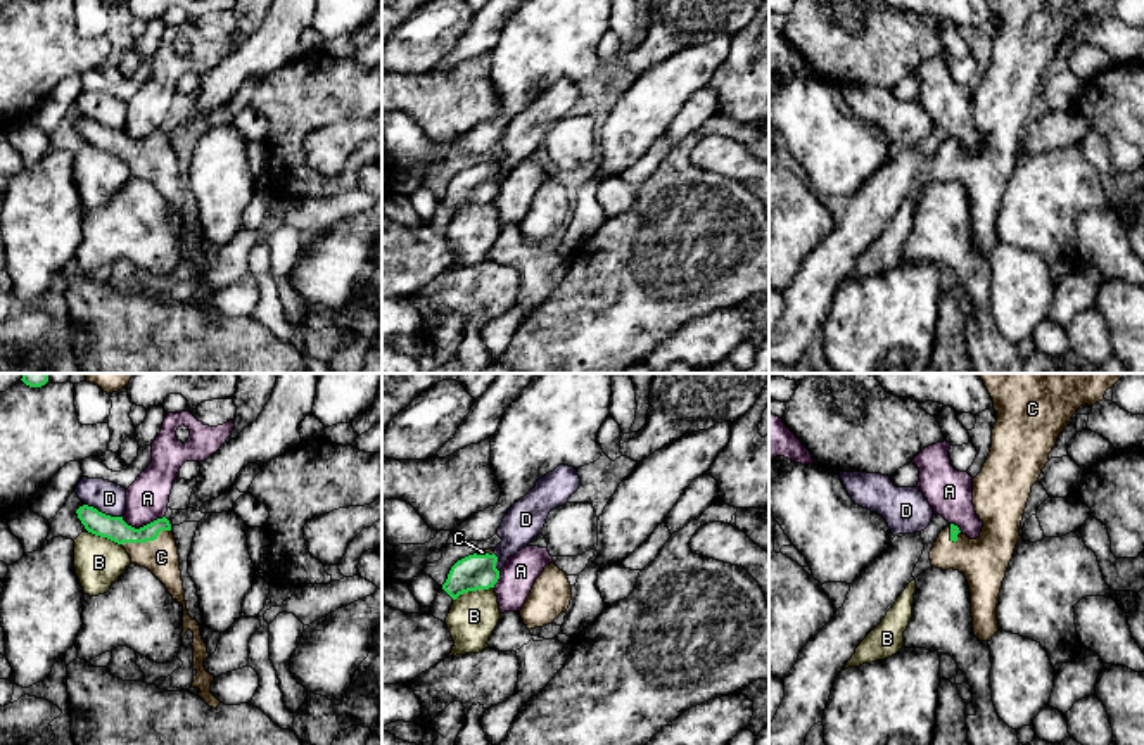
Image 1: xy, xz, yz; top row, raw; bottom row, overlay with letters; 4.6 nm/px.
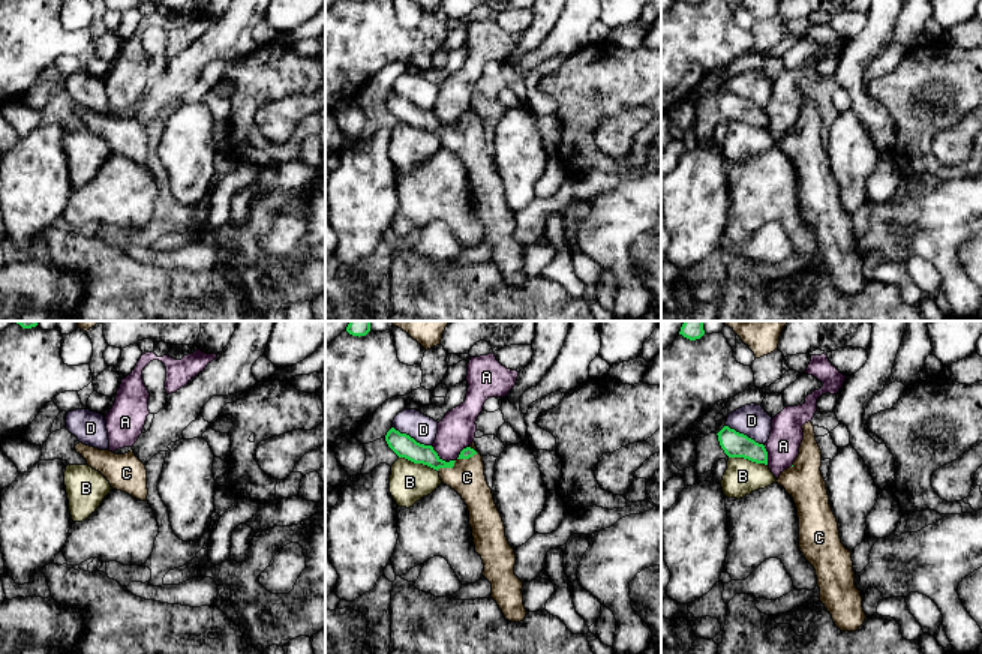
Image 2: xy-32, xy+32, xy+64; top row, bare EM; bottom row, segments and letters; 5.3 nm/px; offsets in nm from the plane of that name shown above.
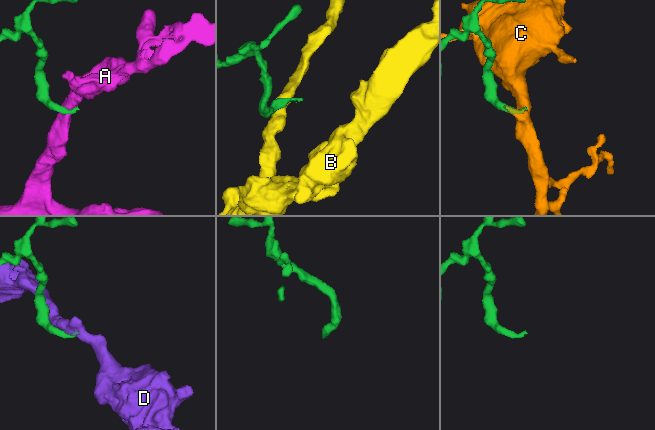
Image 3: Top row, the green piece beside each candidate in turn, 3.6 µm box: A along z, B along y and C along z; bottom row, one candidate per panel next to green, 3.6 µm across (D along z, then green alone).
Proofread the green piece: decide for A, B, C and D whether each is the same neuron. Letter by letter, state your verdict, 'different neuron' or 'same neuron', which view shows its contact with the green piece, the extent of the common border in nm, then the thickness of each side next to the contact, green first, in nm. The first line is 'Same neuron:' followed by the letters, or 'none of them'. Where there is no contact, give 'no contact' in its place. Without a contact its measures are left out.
Same neuron: C
A: different neuron | xy | 200 nm | 110/200 nm
B: different neuron | xz | 200 nm | 160/220 nm
C: same neuron | xy | 240 nm | 110/160 nm
D: different neuron | xy | 190 nm | 110/150 nm

